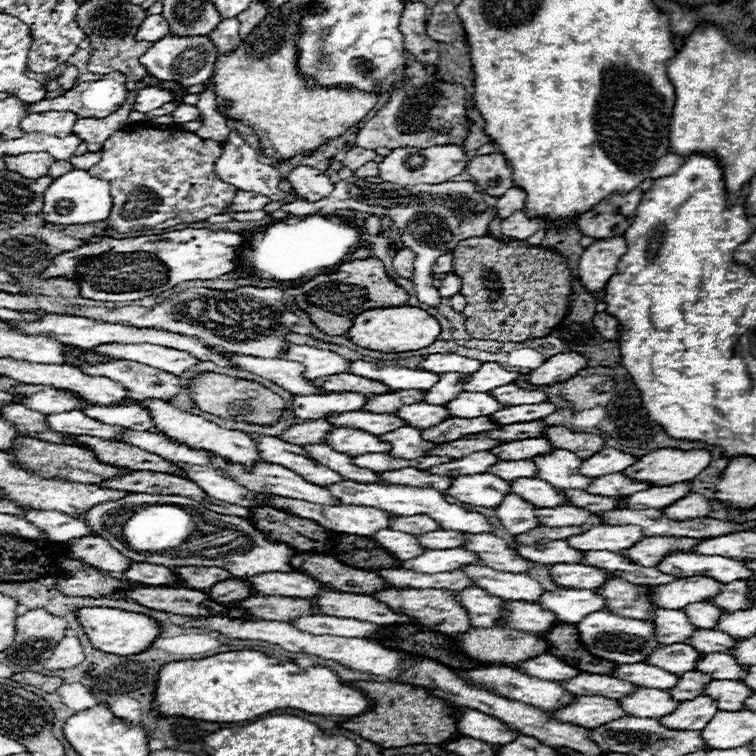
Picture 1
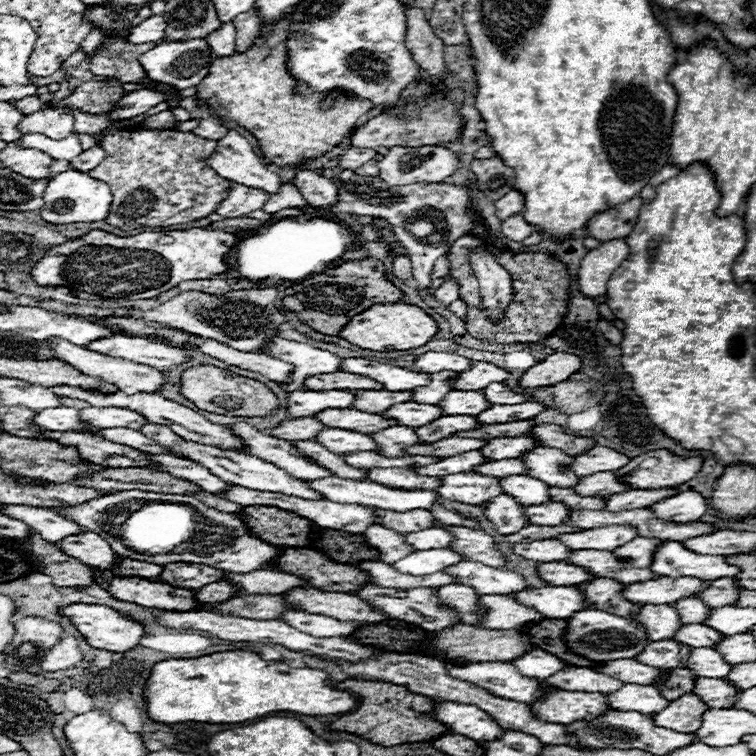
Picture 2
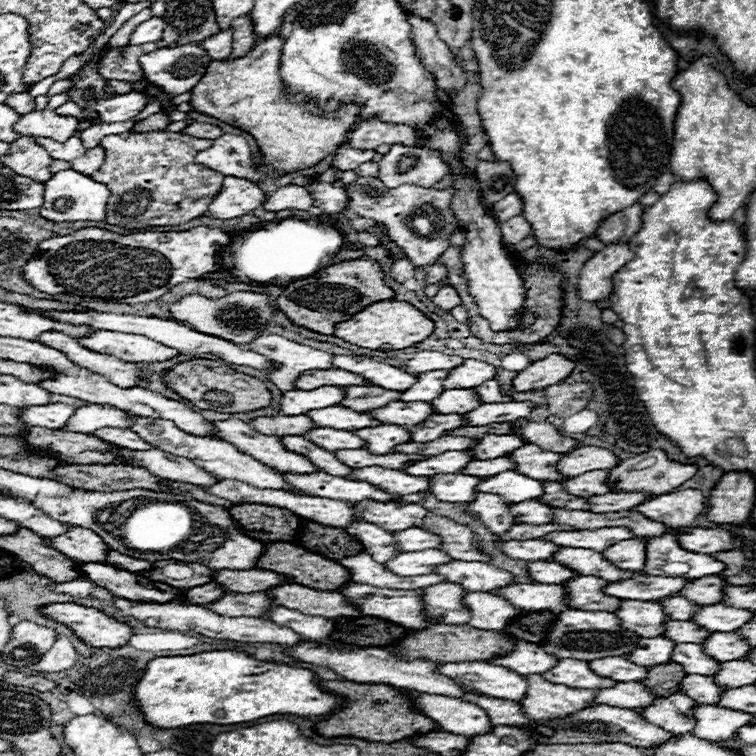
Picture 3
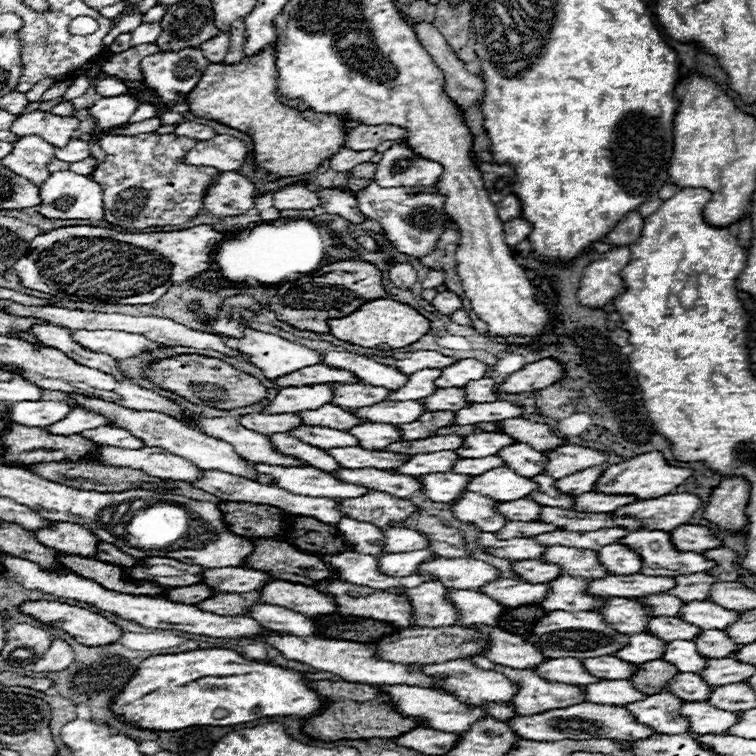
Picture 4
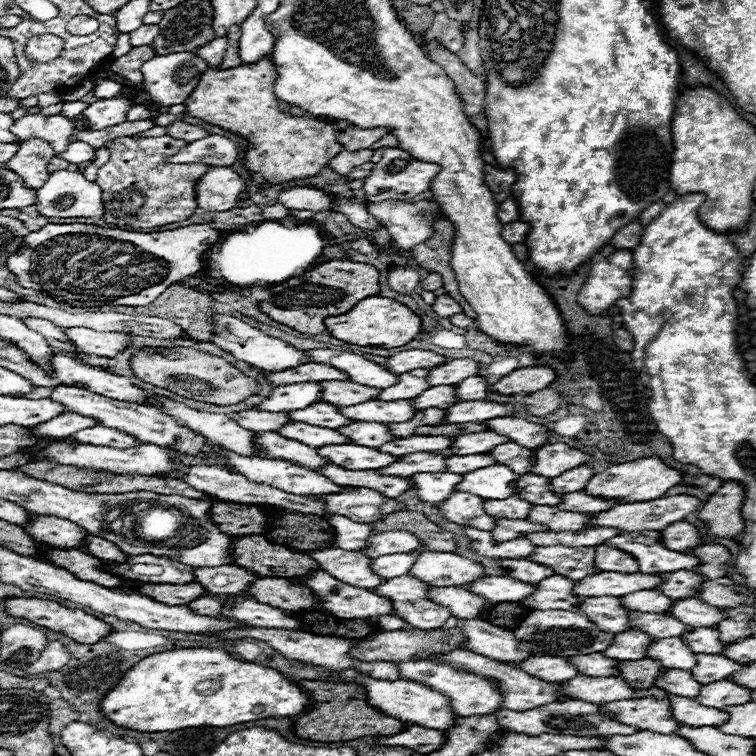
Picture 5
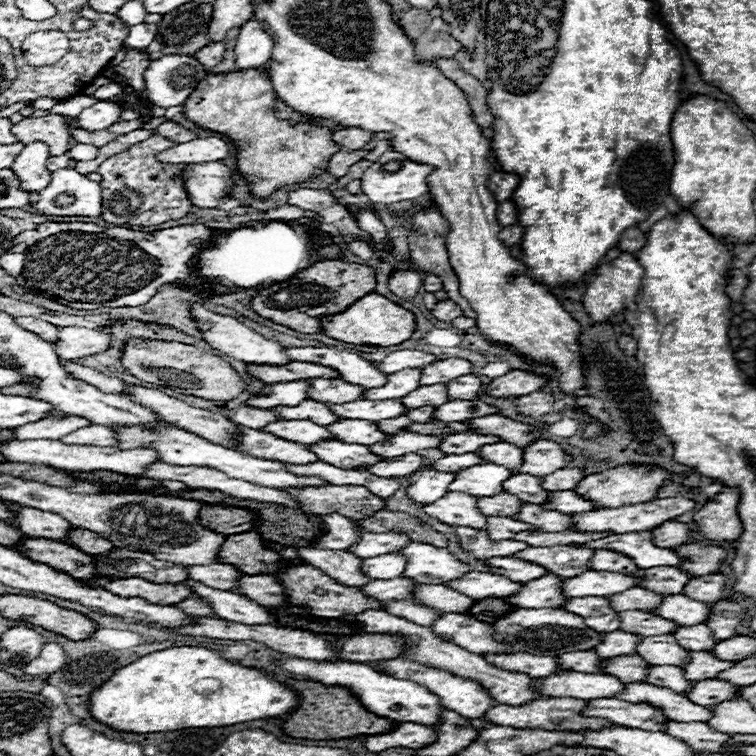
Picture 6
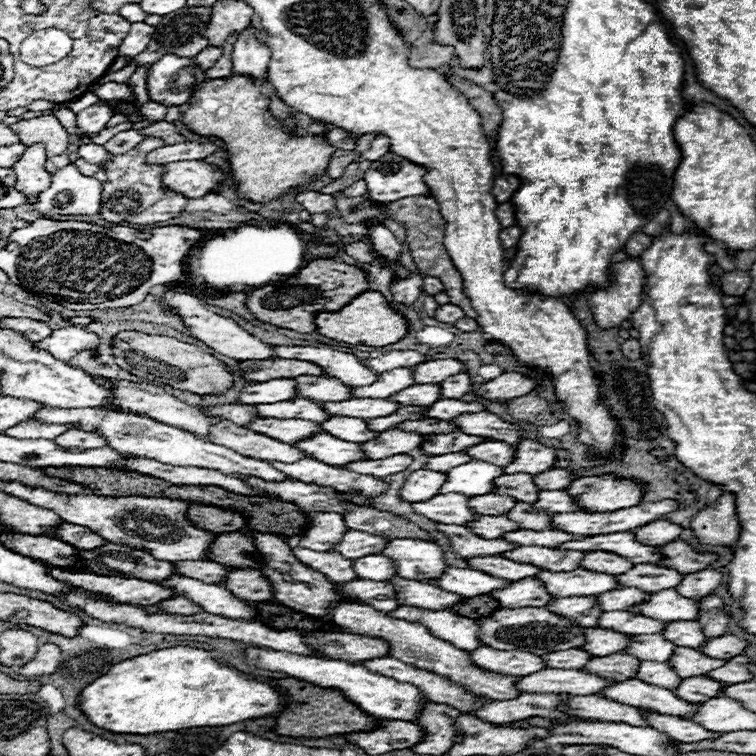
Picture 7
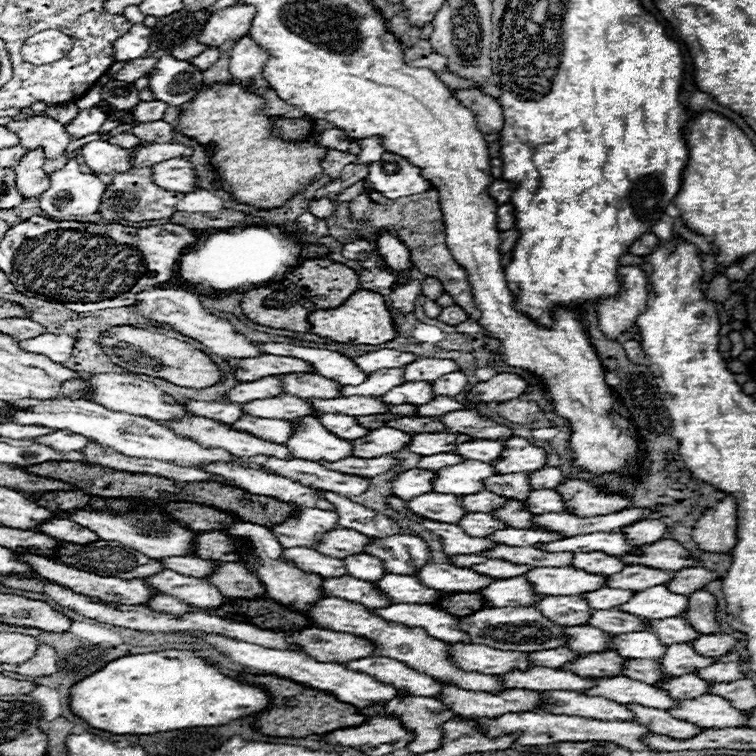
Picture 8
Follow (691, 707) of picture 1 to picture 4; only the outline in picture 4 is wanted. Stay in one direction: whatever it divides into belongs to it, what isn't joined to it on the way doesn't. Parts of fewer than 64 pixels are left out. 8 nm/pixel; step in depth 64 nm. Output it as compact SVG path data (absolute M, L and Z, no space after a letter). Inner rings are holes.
M664 692L664 694L654 694L648 696L642 702L628 704L626 710L632 710L636 714L636 722L648 722L654 730L660 730L660 734L684 734L690 728L688 718L680 716L684 700L678 696Z

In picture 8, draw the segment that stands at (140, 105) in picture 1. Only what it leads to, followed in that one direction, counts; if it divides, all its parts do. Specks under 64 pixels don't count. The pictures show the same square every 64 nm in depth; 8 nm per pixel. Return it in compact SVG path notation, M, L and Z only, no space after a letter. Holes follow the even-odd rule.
M88 108L88 110L80 110L78 116L72 120L72 124L66 126L68 134L74 138L82 138L88 134L94 134L100 130L100 126L106 122L108 114L102 108Z

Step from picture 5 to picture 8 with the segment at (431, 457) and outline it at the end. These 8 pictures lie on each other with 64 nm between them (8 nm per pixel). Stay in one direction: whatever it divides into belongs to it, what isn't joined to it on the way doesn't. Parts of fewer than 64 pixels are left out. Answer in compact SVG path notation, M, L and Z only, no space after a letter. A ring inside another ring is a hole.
M382 456L382 458L344 458L340 462L324 462L324 466L332 466L332 470L344 470L344 474L360 474L364 478L372 478L384 474L396 466L400 466L398 458Z

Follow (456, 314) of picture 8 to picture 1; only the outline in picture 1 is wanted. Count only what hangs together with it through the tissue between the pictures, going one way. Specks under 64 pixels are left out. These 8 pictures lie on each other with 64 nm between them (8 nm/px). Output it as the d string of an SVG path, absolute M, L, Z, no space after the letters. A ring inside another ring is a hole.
M448 272L444 278L442 278L442 286L438 288L440 296L444 300L448 300L450 296L454 296L456 292L460 292L460 278L456 278L456 272Z

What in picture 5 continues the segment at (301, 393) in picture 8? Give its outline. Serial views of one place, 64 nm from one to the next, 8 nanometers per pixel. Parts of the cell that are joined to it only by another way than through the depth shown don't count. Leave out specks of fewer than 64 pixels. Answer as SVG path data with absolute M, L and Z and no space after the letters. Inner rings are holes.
M342 380L322 382L320 386L324 386L322 400L328 402L328 404L334 404L338 408L342 408L342 406L356 406L356 404L362 404L362 402L376 400L378 394L382 392L378 388L362 386L362 384L356 384L356 382L342 382Z

